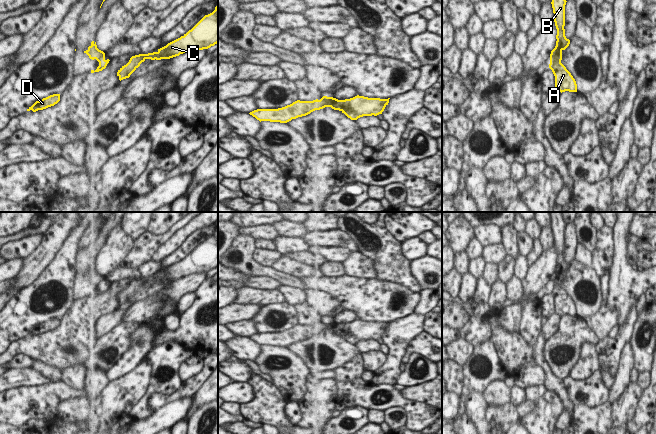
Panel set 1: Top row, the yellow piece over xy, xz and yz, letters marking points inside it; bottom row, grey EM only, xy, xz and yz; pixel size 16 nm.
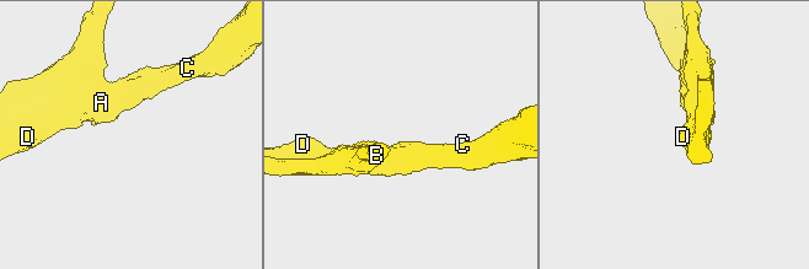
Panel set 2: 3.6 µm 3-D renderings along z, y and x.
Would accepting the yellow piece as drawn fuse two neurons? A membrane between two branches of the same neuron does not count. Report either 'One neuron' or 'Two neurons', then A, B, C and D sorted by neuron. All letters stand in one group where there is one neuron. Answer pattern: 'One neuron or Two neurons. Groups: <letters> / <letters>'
Two neurons. Groups: A C D / B

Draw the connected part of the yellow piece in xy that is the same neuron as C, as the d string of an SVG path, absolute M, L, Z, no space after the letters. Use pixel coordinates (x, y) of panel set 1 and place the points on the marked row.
M218 2L212 13L205 15L191 30L180 38L158 49L157 52L132 56L129 62L118 70L117 76L120 81L129 78L146 59L170 59L192 50L208 49L217 43Z

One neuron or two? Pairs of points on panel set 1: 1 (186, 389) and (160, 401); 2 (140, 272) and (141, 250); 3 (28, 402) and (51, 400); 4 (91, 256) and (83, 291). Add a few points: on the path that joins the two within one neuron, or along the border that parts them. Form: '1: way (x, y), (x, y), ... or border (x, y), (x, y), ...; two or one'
1: way (180, 394), (166, 399); one
2: border (152, 258), (136, 267), (121, 266); two
3: way (34, 402), (45, 400); one
4: way (83, 265), (81, 282); one

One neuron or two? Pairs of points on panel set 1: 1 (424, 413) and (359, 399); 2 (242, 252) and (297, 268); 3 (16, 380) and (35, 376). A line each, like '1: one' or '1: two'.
1: one
2: two
3: one

